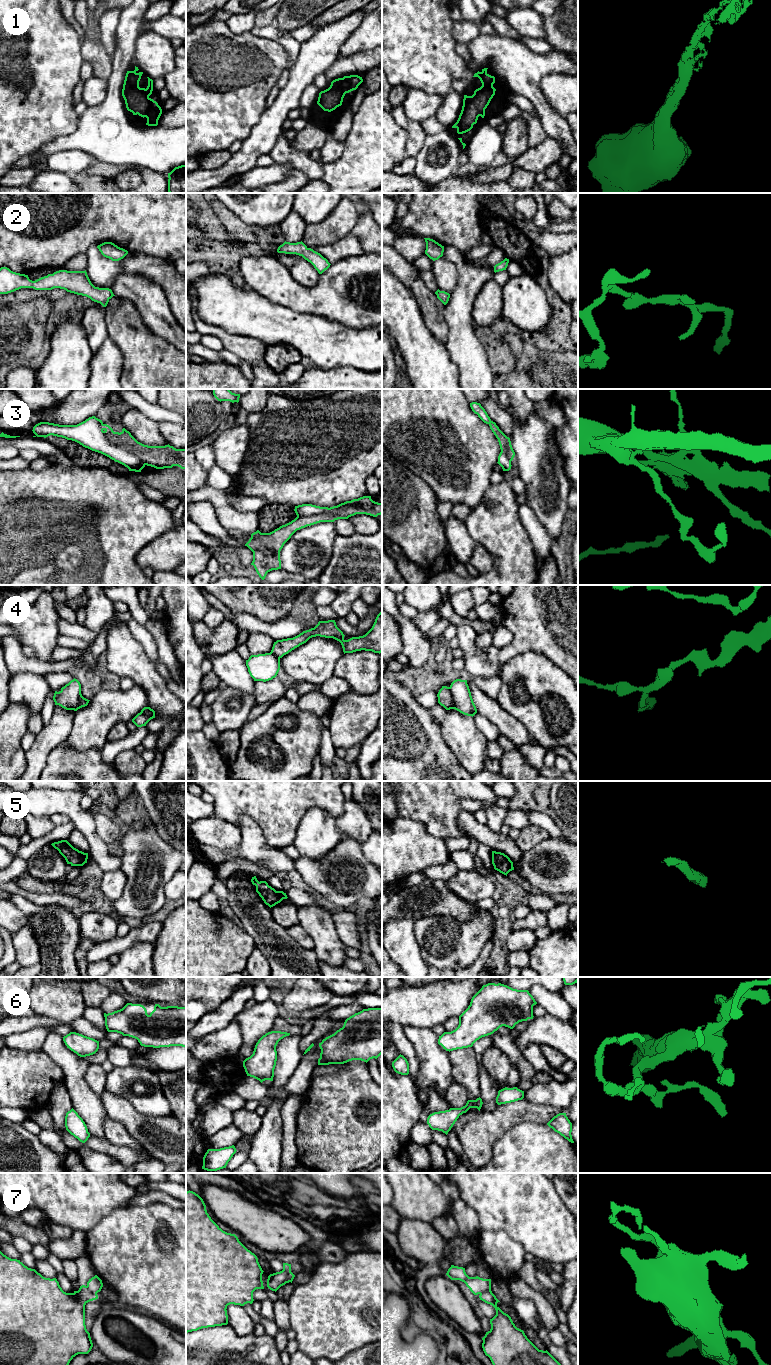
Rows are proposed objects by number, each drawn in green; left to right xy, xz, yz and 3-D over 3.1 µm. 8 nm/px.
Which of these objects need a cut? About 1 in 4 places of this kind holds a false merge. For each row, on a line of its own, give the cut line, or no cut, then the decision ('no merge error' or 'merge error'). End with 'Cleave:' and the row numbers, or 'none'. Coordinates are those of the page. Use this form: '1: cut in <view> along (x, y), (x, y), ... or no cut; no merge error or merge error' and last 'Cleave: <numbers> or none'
1: no cut; no merge error
2: no cut; no merge error
3: no cut; no merge error
4: cut in yz along (448, 687), (451, 693), (452, 708); merge error
5: no cut; no merge error
6: no cut; no merge error
7: cut in xz along (282, 1270), (288, 1275), (290, 1281); merge error
Cleave: 4, 7

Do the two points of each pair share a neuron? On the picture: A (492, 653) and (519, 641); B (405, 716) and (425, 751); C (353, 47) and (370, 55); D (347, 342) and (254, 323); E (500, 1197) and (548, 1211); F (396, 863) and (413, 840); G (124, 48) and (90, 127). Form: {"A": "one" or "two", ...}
{"A": "two", "B": "one", "C": "two", "D": "one", "E": "one", "F": "one", "G": "one"}

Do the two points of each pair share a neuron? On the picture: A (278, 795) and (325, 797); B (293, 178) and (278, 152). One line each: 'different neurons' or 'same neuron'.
A: same neuron
B: different neurons

